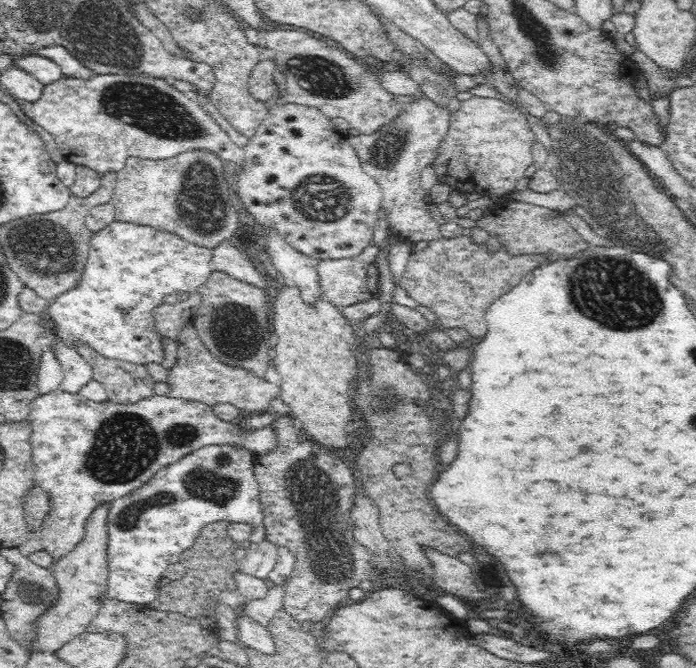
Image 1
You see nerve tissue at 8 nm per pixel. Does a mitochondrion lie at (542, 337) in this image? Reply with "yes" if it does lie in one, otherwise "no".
no

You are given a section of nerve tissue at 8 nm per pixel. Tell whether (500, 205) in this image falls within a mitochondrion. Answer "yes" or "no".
no

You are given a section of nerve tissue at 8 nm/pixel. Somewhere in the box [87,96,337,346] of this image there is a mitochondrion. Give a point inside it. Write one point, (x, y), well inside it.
(201, 208)

